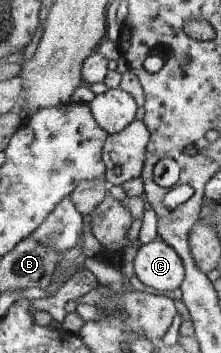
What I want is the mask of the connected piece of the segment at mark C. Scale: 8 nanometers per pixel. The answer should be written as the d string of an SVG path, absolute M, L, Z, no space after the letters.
M159 238L138 250L134 273L144 285L156 291L172 291L185 279L181 256L173 246Z

